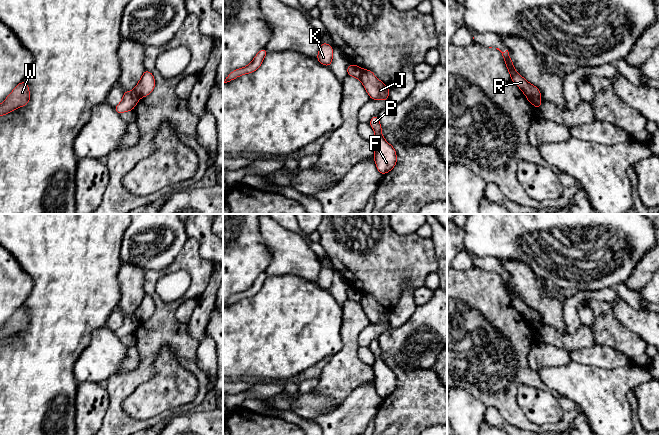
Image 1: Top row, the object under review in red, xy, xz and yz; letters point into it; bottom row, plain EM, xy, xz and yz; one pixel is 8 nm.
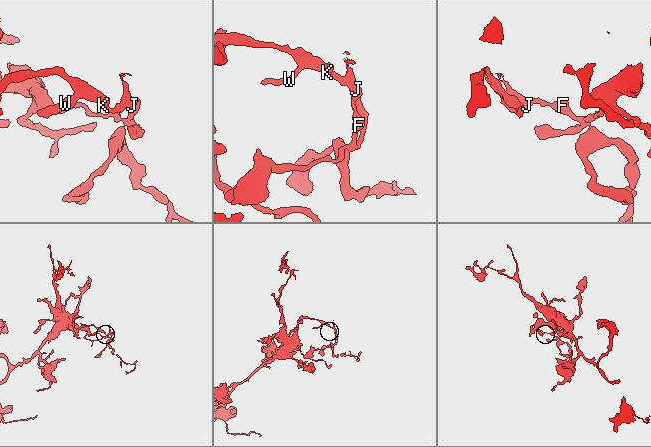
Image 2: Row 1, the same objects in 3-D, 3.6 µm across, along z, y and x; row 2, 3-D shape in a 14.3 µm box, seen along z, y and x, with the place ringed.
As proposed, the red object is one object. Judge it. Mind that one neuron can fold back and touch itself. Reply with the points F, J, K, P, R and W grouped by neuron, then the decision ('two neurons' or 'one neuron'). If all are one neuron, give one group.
F J P R / K W; two neurons

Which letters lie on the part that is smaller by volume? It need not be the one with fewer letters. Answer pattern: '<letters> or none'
F, J, P, R

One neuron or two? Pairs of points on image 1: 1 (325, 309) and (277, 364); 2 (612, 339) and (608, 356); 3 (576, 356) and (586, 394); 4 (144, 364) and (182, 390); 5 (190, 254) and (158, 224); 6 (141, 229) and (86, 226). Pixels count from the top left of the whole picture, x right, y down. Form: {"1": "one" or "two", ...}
{"1": "one", "2": "two", "3": "two", "4": "two", "5": "two", "6": "two"}

